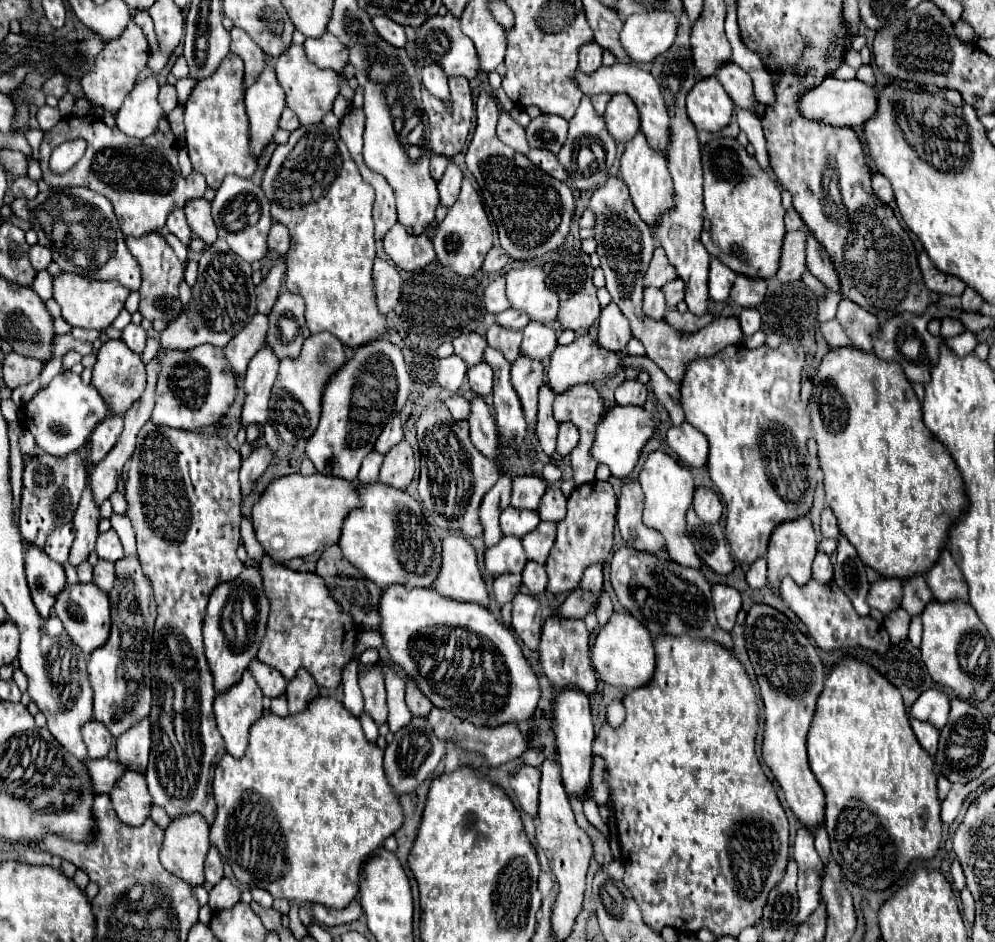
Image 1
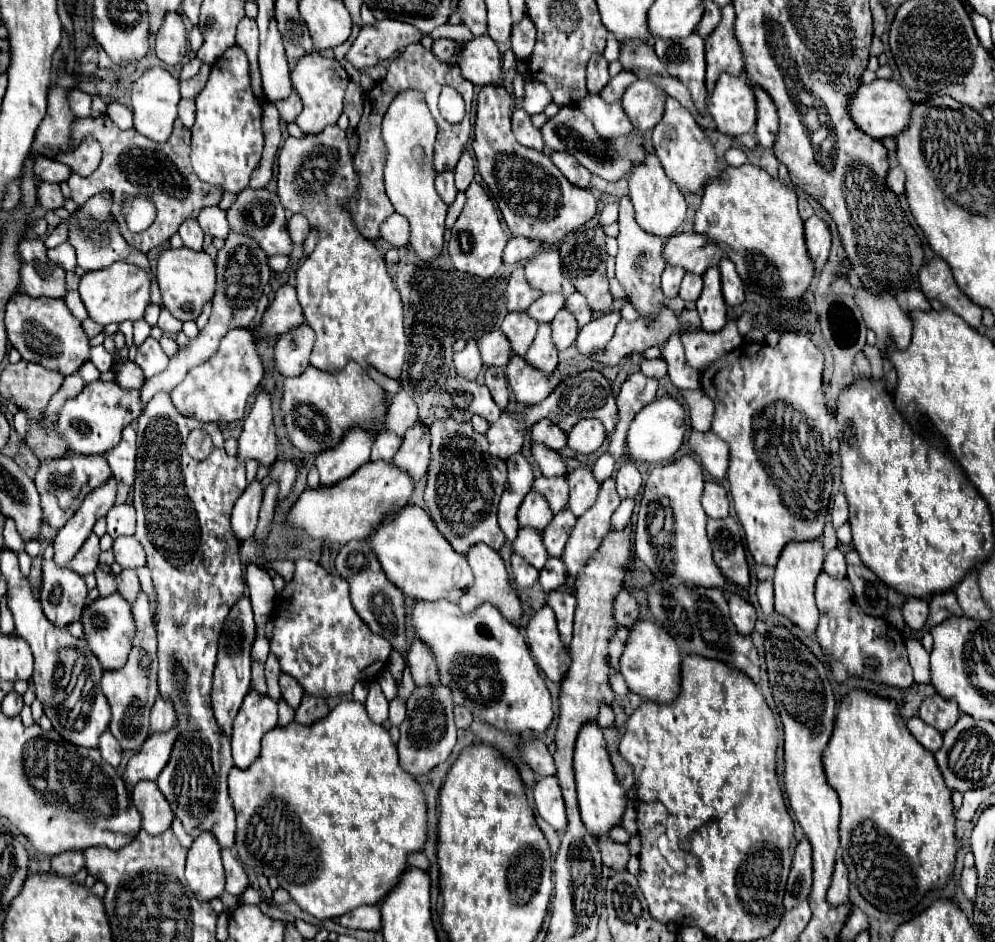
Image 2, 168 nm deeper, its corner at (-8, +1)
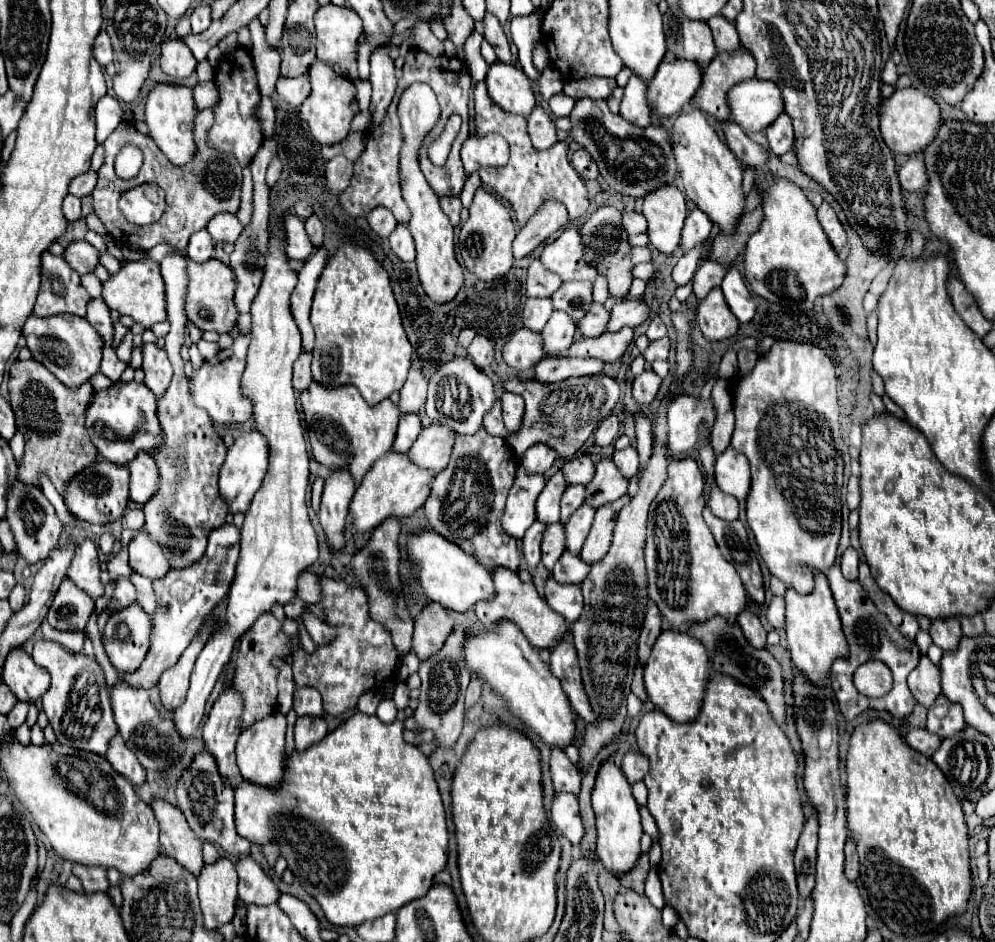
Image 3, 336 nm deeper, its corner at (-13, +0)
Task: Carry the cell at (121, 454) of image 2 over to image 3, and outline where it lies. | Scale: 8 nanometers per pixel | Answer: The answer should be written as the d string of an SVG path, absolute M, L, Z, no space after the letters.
M139 454L129 466L131 470L131 502L143 506L159 492L159 468L155 458Z

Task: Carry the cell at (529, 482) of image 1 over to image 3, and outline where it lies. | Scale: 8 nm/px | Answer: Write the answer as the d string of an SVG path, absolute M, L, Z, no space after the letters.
M567 486L565 494L561 498L561 522L563 524L583 504L583 500L585 500L585 486Z

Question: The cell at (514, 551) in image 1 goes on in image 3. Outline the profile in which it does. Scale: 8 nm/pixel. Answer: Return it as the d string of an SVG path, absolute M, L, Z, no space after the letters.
M561 522L549 524L541 544L541 560L547 570L555 564L555 560L565 552L565 526Z

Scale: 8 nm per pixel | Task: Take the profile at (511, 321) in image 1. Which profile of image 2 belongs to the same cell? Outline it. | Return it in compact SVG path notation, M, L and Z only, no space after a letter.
M542 295L540 299L536 299L526 313L538 321L538 323L550 323L554 319L554 315L564 307L564 297L558 295Z

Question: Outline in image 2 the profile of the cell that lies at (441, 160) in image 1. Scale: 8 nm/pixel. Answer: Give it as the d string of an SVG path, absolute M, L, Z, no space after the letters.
M448 169L448 171L442 171L436 175L436 191L448 205L454 201L456 193L458 193L454 187L454 171Z

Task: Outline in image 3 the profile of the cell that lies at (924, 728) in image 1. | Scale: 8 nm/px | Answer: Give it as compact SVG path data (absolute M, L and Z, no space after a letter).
M913 728L913 730L909 730L909 734L905 736L905 742L907 742L913 750L921 752L923 756L931 756L931 754L939 748L941 738L939 738L937 734L931 734L929 730Z

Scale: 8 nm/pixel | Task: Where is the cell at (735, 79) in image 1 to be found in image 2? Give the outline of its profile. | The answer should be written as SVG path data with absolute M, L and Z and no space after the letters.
M752 85L752 91L754 91L754 97L756 97L756 113L758 113L756 139L762 147L768 149L768 147L772 147L774 137L778 133L778 113L776 113L772 99L768 97L766 91L762 91L762 87Z

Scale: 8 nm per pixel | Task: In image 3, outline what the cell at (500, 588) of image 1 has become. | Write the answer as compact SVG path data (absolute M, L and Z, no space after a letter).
M535 520L533 526L523 536L523 554L525 554L525 560L529 566L537 566L541 560L541 540L543 540L545 528L547 528L547 524Z

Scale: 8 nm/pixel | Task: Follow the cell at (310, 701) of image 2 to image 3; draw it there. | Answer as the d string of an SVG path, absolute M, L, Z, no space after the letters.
M307 716L297 718L297 724L295 724L297 752L305 752L309 746L317 744L325 736L327 736L327 724L323 718L307 718Z

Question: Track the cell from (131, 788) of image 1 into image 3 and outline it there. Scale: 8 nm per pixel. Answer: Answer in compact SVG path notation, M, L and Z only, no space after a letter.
M155 800L151 808L155 812L155 818L159 820L161 846L165 854L171 856L175 862L179 862L193 876L199 876L205 866L201 850L203 840L195 836L195 832L189 828L179 808L171 806L165 800Z

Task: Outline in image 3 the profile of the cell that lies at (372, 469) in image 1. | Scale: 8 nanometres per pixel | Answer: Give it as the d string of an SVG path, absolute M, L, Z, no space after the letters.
M411 412L411 414L401 414L399 418L399 430L397 430L397 438L393 444L395 452L407 452L413 442L417 440L417 436L421 434L421 418L419 414Z

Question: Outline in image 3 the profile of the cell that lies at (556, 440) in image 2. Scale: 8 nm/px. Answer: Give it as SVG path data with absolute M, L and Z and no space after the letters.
M531 446L519 458L519 462L521 462L521 466L525 468L527 474L543 474L545 470L549 470L553 466L555 458L557 458L557 454L549 446L535 446L535 448Z

